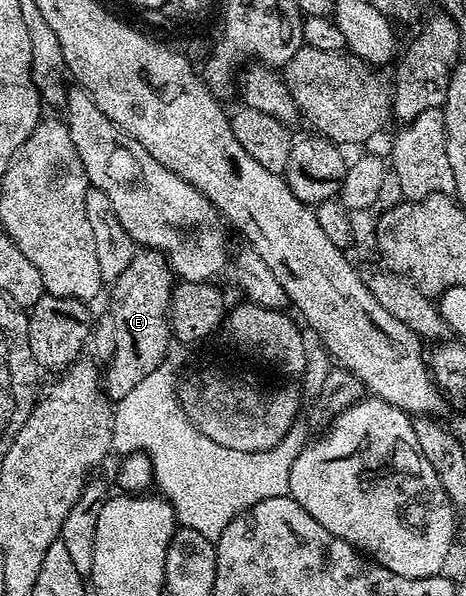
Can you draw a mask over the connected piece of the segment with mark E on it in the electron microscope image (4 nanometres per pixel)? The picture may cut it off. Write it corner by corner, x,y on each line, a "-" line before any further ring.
147,248
137,249
126,272
110,283
110,311
114,316
116,345
102,374
102,385
109,399
124,398
126,392
130,392
130,388
142,380
142,376
150,376
150,372
154,372
154,368
169,357
168,345
174,342
168,316
173,285
174,275
168,259
157,250

